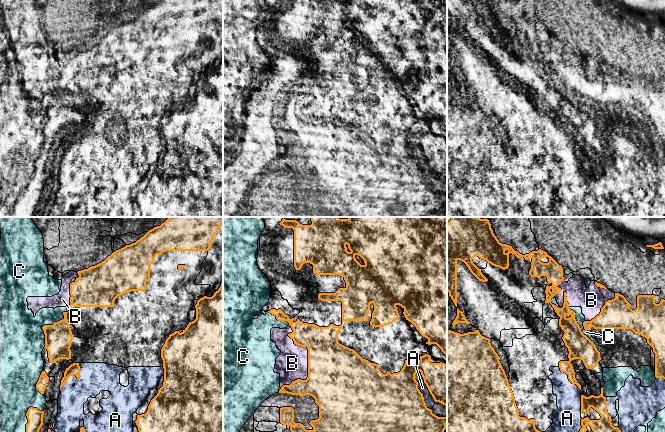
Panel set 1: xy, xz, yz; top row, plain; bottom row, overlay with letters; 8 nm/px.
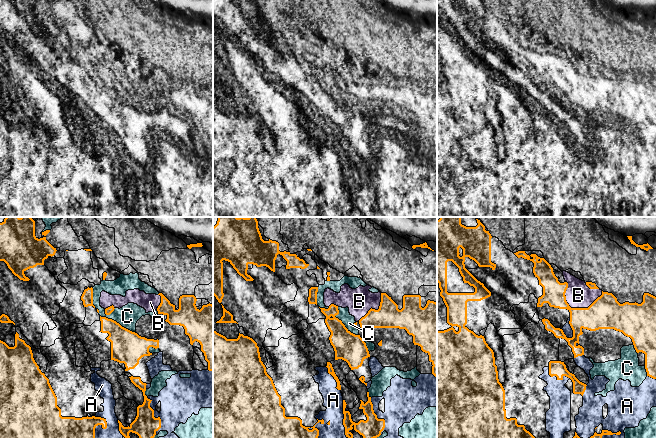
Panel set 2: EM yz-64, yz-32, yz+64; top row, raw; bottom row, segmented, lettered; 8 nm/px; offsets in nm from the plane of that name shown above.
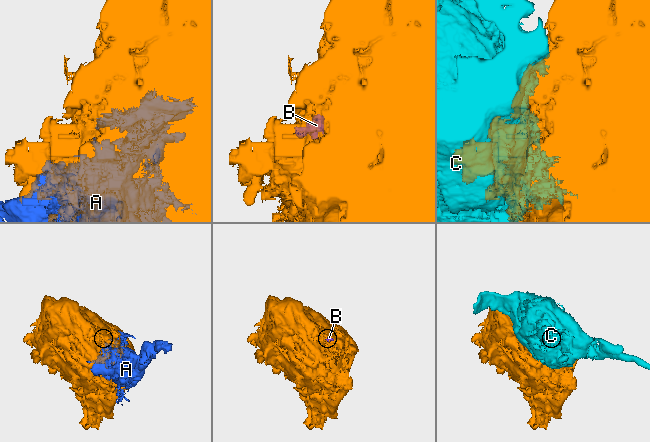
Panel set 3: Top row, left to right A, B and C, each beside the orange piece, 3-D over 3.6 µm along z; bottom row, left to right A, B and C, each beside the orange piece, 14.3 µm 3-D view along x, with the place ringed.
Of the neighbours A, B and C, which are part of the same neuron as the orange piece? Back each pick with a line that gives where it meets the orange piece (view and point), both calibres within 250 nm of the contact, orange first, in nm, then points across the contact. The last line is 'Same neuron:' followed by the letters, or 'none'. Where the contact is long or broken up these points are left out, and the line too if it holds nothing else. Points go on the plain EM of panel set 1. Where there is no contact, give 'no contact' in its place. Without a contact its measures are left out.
A: xy (73, 150) | 100/240 nm
Same neuron: A

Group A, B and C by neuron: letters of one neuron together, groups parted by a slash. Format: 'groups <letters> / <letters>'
groups A / B C

